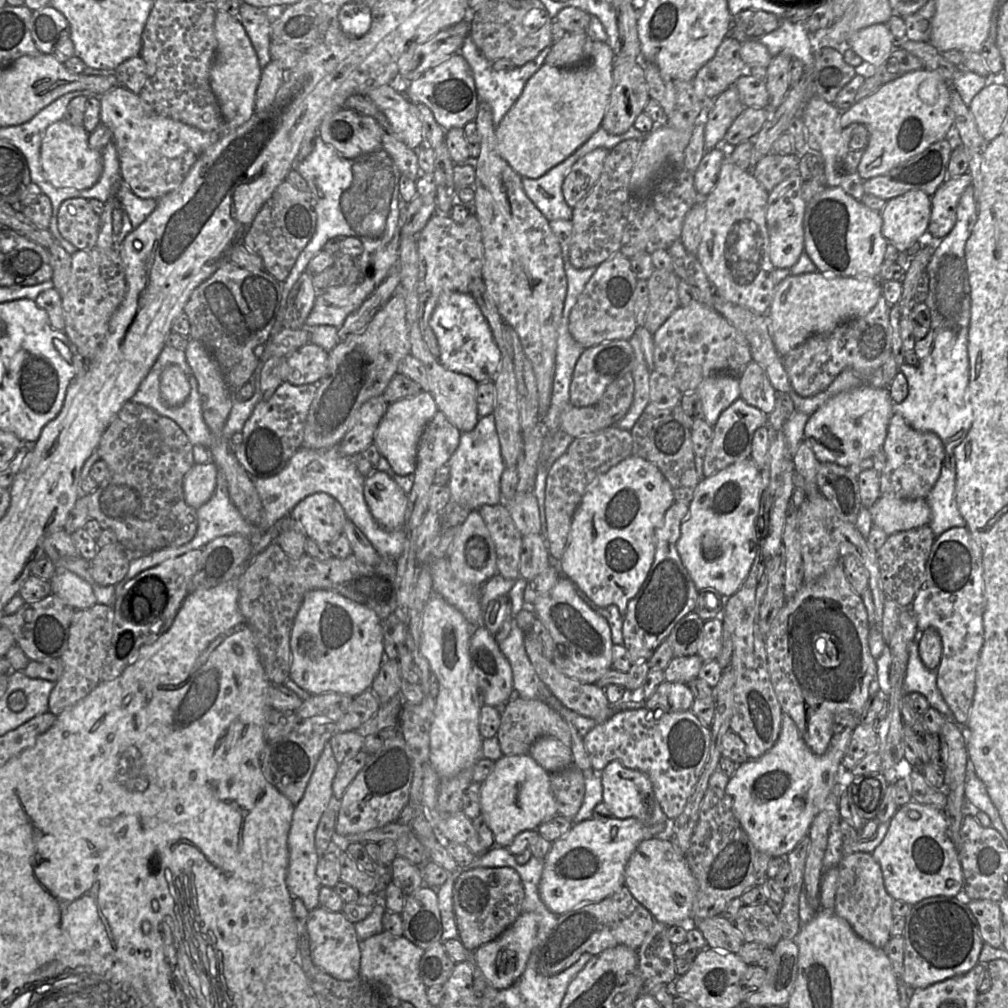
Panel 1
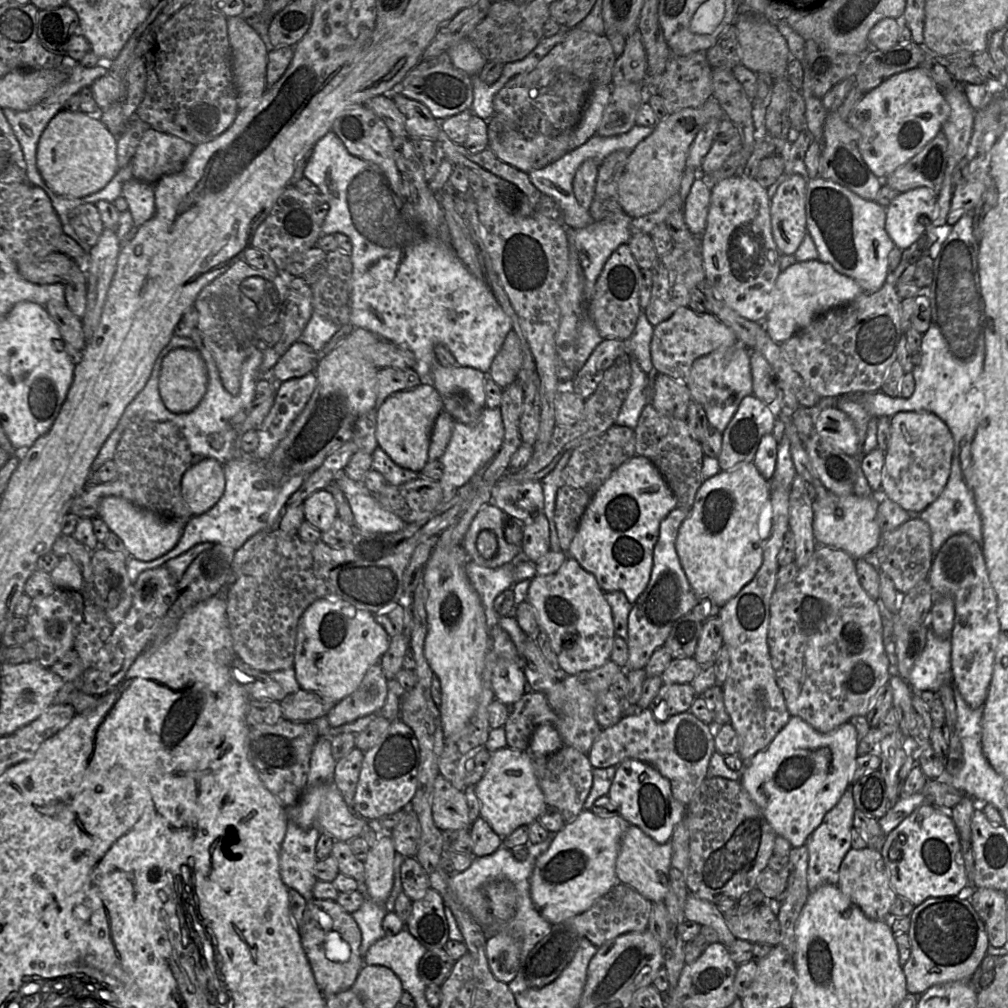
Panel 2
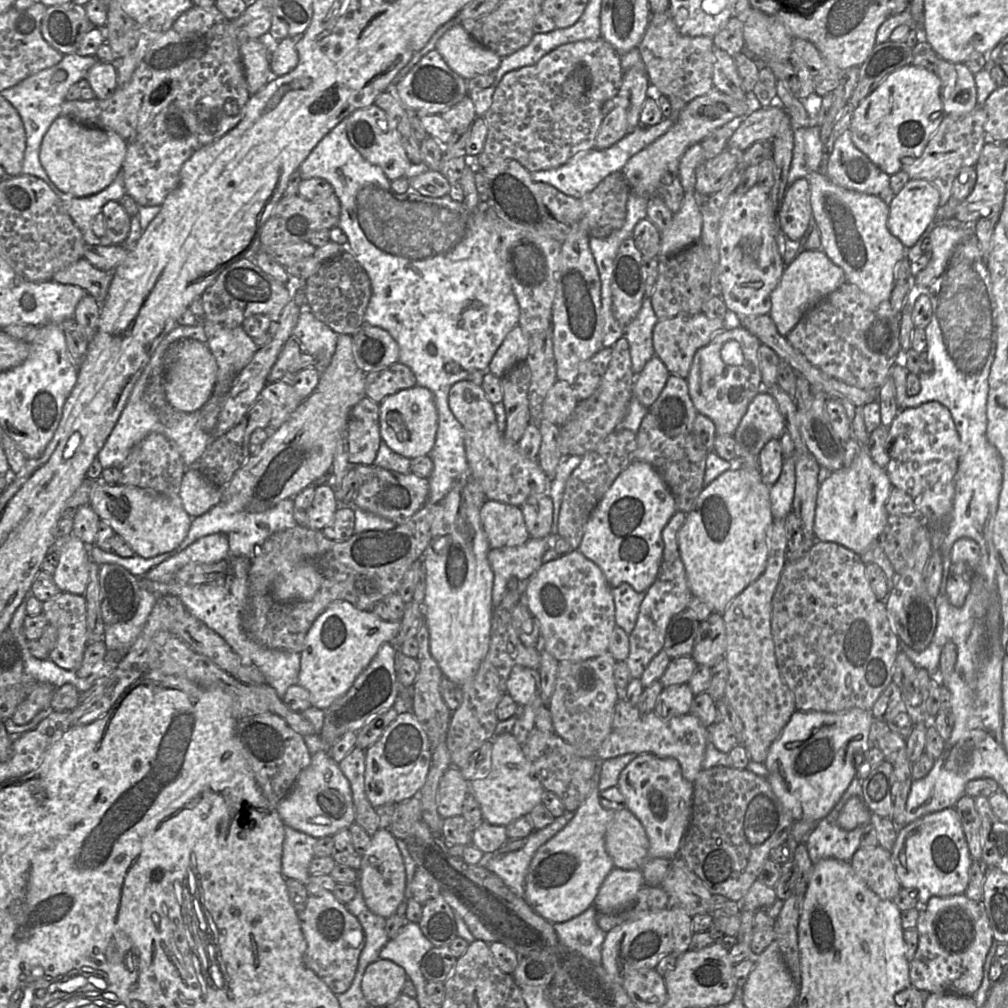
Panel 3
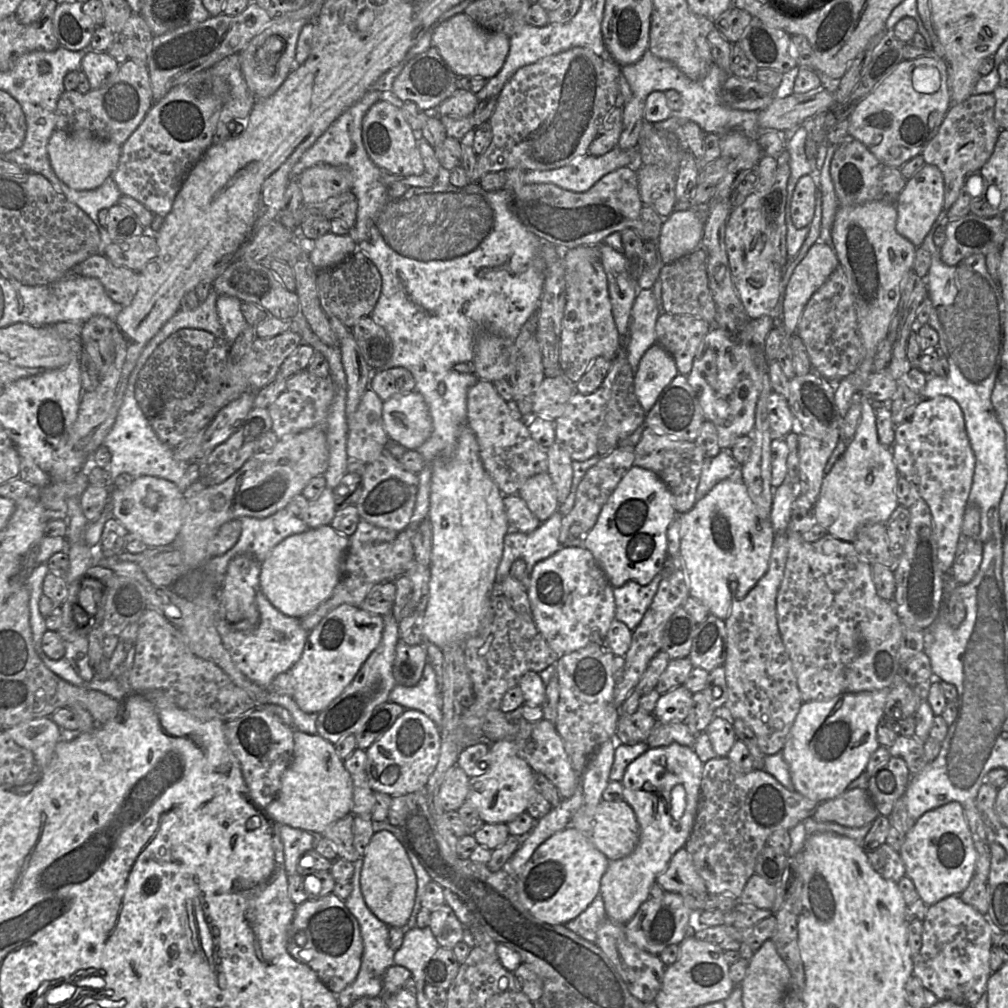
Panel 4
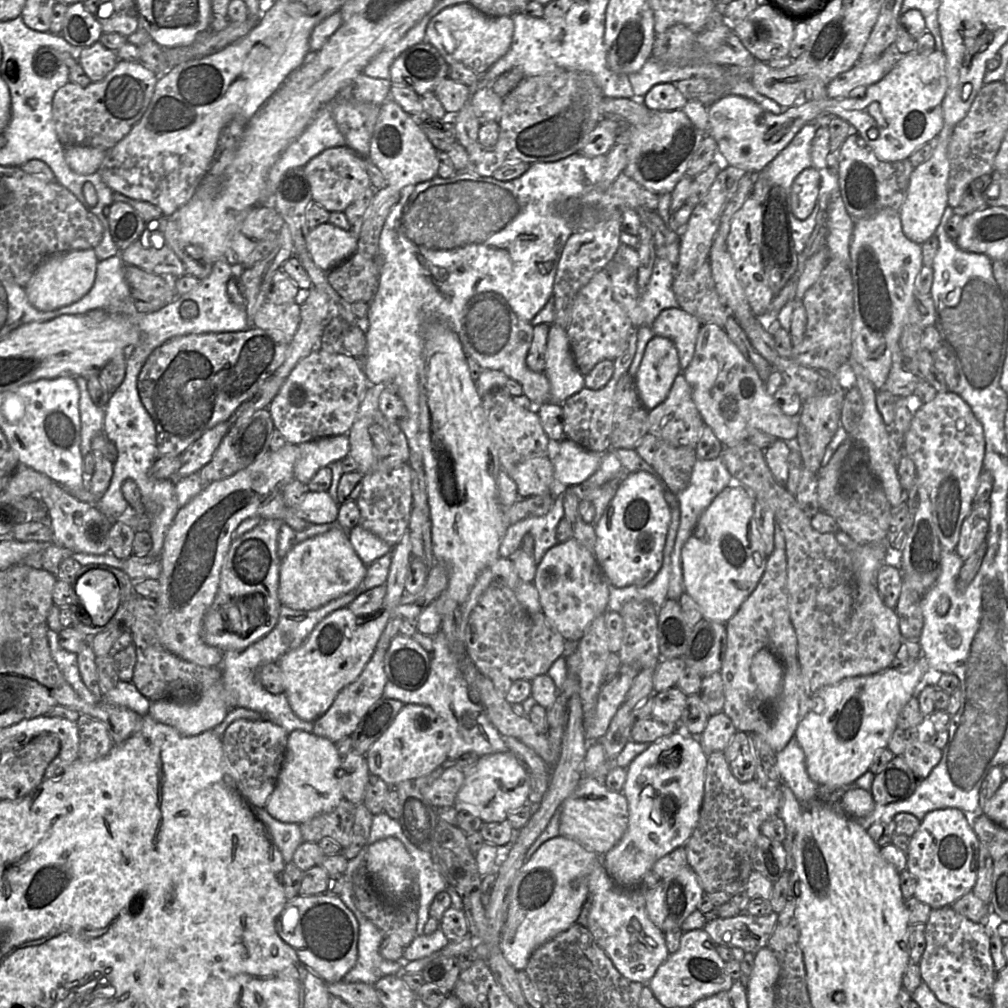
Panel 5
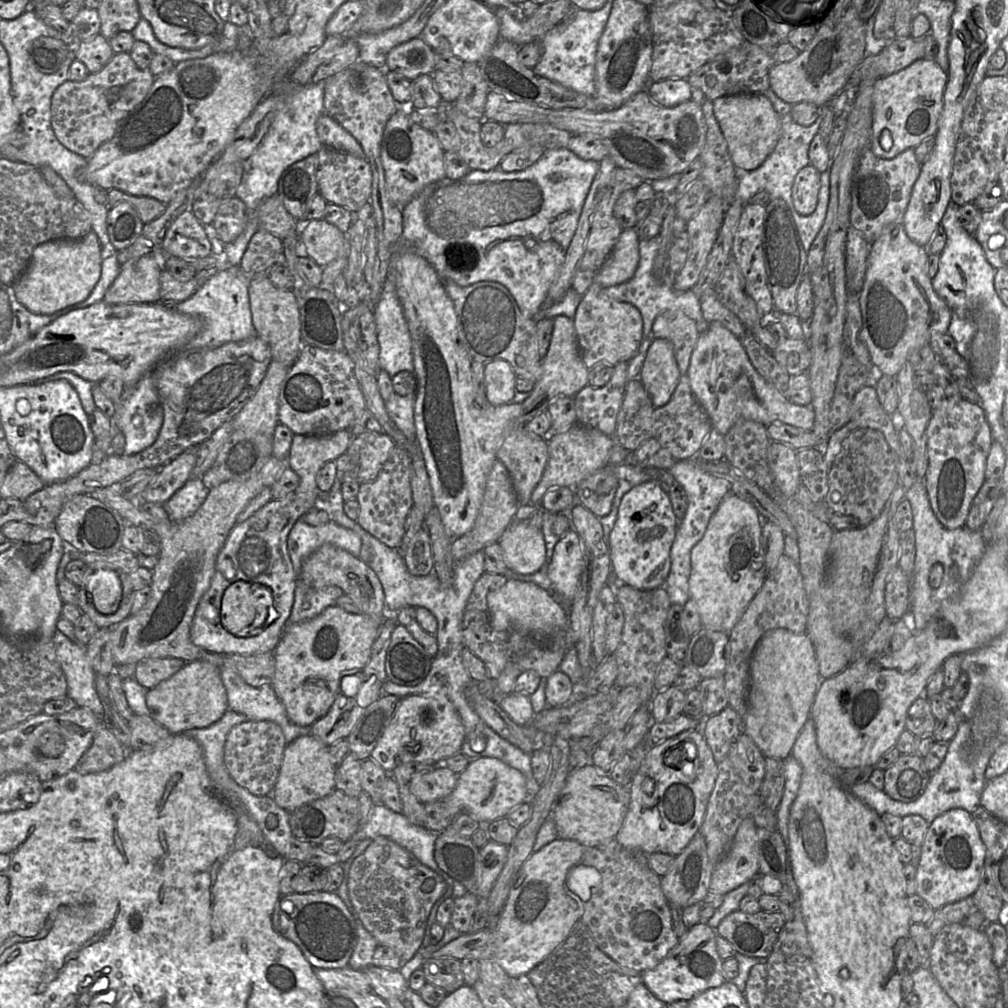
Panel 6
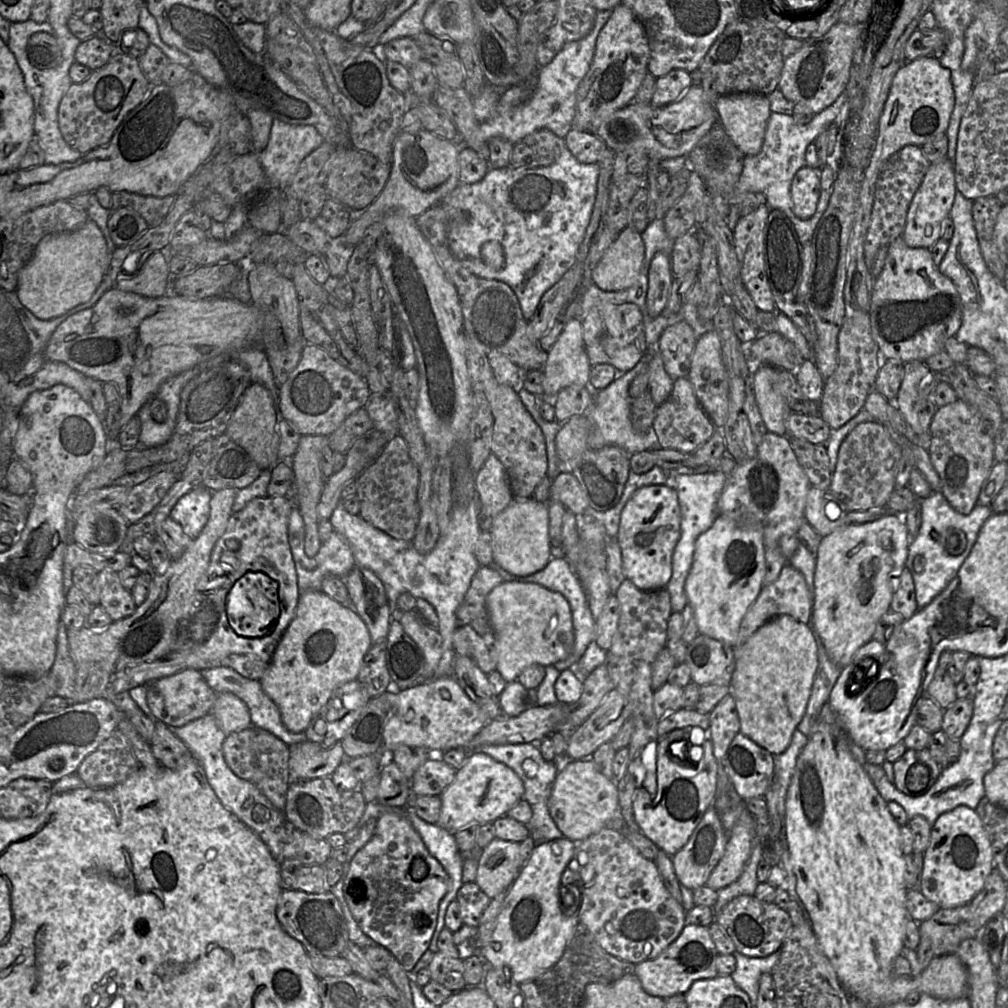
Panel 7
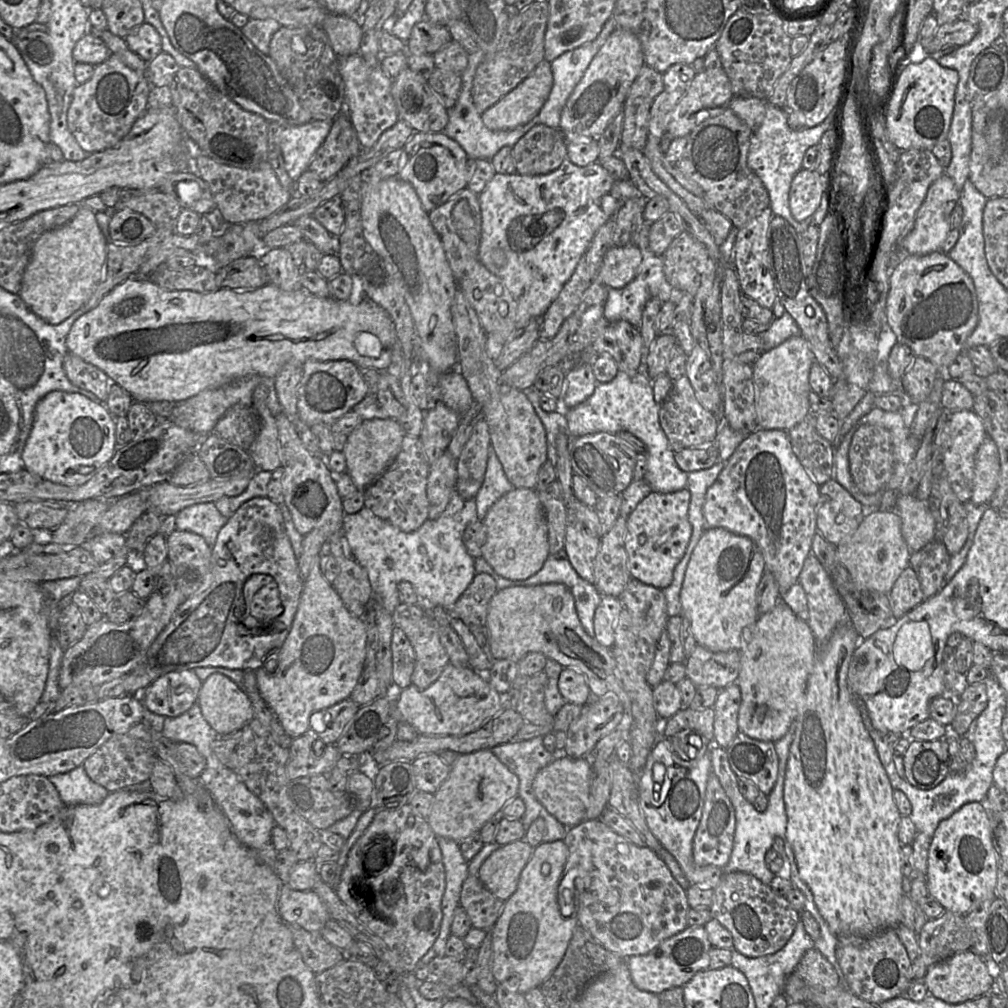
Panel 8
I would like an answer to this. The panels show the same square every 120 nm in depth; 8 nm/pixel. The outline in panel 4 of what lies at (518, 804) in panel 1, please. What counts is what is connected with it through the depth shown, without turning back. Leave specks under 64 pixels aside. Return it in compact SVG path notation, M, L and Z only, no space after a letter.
M498 740L489 747L489 765L483 775L469 778L469 792L466 801L478 812L484 823L505 823L527 812L537 790L534 772L518 753L514 741Z

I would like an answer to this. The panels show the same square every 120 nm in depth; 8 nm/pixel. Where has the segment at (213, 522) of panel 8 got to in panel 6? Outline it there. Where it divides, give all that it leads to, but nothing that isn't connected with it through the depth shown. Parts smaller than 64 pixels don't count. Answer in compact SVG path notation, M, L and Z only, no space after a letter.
M190 478L181 489L162 506L174 522L183 521L191 517L204 503L209 489L201 478Z

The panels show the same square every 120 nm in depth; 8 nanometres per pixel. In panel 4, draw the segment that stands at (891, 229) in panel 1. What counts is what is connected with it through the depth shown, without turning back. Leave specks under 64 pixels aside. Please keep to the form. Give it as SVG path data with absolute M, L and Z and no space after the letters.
M924 164L910 179L899 194L895 203L897 209L896 231L920 247L929 233L932 224L939 216L944 202L944 179L941 171L934 165Z

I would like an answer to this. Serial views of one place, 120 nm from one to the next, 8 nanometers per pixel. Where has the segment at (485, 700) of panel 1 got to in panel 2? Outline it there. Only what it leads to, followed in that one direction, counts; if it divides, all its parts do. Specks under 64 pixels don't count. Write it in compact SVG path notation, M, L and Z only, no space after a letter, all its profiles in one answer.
M504 658L497 661L491 682L495 699L507 706L532 691L520 664Z

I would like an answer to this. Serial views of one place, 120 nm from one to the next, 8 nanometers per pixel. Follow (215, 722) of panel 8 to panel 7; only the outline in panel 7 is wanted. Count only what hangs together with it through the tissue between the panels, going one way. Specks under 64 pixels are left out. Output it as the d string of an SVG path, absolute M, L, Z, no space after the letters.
M231 692L217 693L211 714L226 735L253 726L247 705Z

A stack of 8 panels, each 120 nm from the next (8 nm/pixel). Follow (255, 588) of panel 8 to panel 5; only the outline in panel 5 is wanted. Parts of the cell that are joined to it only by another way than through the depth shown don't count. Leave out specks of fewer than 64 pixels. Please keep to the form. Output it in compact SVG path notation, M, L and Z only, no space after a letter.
M261 594L232 600L223 606L225 628L232 633L247 634L265 622L265 604Z

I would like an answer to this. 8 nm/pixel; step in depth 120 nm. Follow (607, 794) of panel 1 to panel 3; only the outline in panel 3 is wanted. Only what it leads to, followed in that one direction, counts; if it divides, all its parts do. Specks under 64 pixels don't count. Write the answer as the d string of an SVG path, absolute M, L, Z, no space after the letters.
M650 753L637 755L620 773L616 785L628 808L642 823L648 838L650 858L678 856L692 815L694 783L686 780L675 758L659 758Z

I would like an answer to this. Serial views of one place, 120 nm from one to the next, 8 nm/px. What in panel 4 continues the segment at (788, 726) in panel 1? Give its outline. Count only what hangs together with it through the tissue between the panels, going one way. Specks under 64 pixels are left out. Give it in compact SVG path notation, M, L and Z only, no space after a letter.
M889 689L844 693L828 700L802 702L781 750L796 792L822 803L840 796L864 772L869 758L880 746L877 741L877 725L883 717L888 692Z

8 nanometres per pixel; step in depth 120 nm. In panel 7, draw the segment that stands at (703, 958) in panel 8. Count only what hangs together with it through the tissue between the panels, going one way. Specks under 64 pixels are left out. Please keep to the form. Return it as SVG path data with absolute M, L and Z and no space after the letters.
M685 924L679 936L657 957L635 964L634 974L649 995L661 998L684 995L694 981L719 975L716 967L718 955L708 926Z

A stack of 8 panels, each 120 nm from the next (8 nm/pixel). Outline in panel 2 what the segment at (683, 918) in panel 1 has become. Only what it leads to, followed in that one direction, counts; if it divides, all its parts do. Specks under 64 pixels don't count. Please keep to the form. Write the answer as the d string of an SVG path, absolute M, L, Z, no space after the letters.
M630 824L625 831L616 860L616 875L620 883L635 889L651 902L664 901L669 890L669 870L673 848L670 842L659 844L639 827Z

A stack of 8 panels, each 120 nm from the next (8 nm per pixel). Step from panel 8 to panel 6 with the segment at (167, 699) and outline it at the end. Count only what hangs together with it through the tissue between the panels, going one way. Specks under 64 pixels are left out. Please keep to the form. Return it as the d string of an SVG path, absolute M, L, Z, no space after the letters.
M204 659L187 662L170 678L148 690L146 705L150 717L172 734L208 727L229 709L220 668Z

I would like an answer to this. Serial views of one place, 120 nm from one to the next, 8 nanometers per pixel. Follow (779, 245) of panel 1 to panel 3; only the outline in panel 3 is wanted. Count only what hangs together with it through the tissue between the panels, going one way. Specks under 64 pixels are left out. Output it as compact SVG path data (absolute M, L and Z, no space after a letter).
M806 178L797 179L783 195L776 212L779 230L791 240L800 240L806 233L812 218L809 183Z

